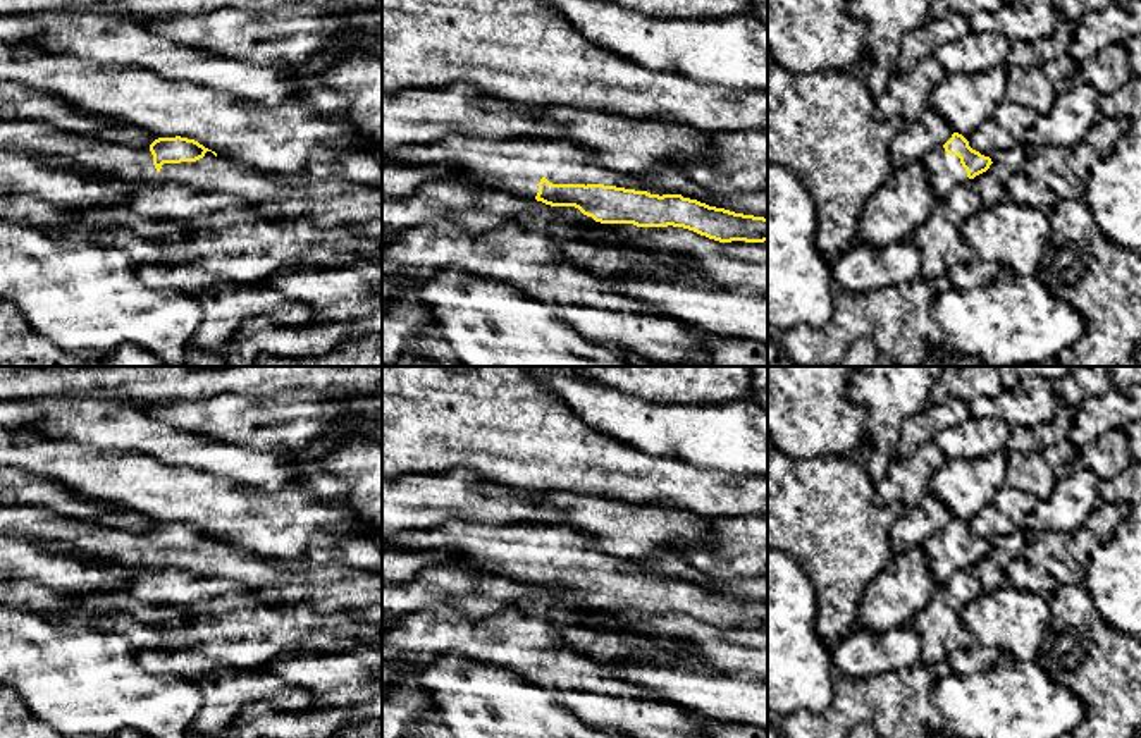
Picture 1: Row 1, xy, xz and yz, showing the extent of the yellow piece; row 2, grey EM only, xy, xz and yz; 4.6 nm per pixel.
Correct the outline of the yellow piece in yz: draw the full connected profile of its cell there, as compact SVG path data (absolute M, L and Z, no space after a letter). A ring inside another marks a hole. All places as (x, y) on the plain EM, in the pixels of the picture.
M953 518L945 530L922 544L931 575L940 587L945 587L955 571L971 569L991 549L991 544L984 537L972 535L967 521L959 518Z

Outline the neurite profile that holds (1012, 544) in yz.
M1019 528L1007 537L995 537L988 540L993 549L969 569L969 573L979 580L984 593L991 593L1010 583L1005 568L1012 559L1021 556L1029 537L1031 535L1027 532Z

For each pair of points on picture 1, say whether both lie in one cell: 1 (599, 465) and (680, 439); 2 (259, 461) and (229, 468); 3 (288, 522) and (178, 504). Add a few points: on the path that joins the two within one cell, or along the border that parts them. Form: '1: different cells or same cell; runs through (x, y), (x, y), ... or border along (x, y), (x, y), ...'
1: different cells; border along (604, 432), (649, 455), (670, 455), (680, 460)
2: same cell; runs through (252, 465), (236, 465)
3: same cell; runs through (260, 522), (234, 515), (217, 504), (205, 504)

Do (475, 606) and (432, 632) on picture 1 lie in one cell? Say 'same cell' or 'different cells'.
different cells

